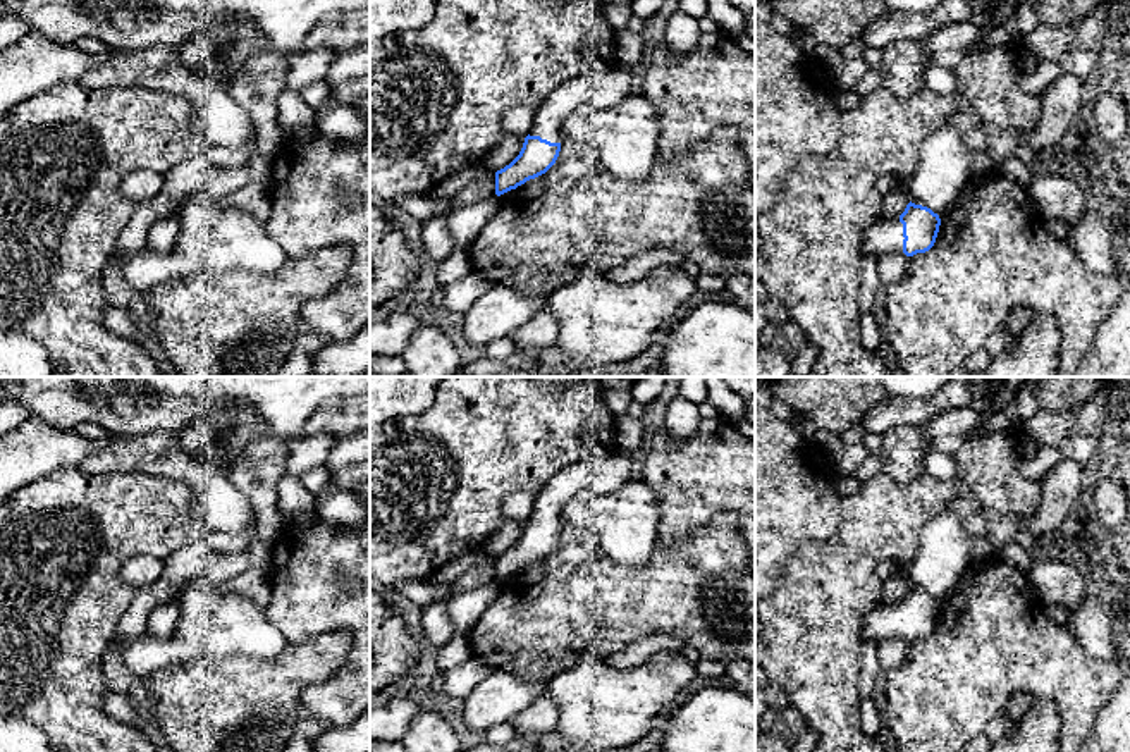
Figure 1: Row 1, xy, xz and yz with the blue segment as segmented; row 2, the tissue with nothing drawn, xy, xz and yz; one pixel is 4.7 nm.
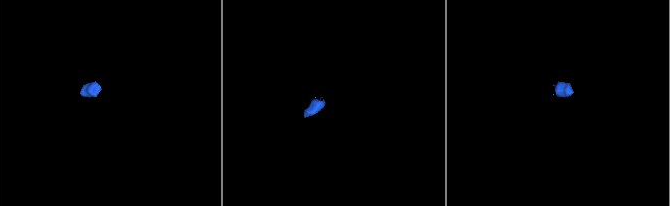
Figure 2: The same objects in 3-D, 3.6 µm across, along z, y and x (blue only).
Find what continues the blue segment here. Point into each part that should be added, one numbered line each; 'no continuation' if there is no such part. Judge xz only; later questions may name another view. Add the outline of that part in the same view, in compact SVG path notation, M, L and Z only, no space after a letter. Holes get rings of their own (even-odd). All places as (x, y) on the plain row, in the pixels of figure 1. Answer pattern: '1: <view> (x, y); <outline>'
1: xz (607, 472); M611 451L586 456L559 470L537 494L530 521L540 521L550 528L562 527L562 508L578 494L593 490L605 494L629 484L636 475L638 461L628 451Z

